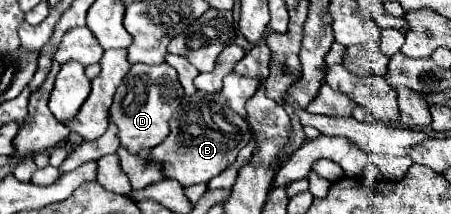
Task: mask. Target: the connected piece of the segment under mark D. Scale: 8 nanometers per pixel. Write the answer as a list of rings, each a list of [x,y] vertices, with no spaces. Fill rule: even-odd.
[[[135,63],[131,71],[123,77],[117,87],[113,105],[111,105],[111,121],[119,127],[119,139],[125,149],[131,153],[147,153],[155,145],[159,145],[169,133],[169,119],[177,105],[183,99],[183,87],[179,83],[177,71],[167,65],[143,65]]]

